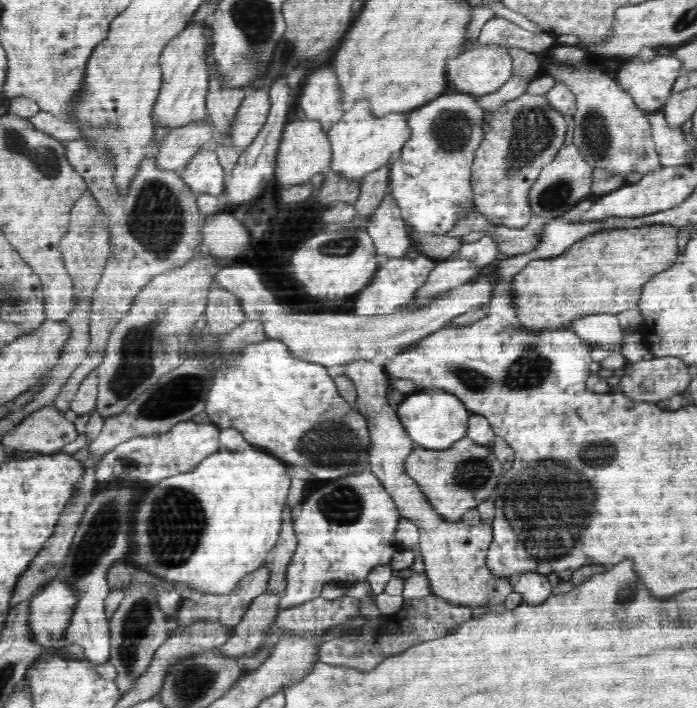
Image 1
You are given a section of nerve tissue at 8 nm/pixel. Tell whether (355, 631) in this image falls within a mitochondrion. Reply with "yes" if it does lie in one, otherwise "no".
no

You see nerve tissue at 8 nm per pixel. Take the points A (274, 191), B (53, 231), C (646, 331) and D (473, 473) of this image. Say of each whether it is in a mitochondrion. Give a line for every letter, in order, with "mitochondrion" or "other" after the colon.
A: other
B: other
C: other
D: mitochondrion

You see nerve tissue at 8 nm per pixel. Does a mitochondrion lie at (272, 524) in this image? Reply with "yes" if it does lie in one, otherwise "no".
no

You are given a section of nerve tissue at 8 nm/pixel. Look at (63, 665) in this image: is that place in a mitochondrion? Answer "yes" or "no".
no

